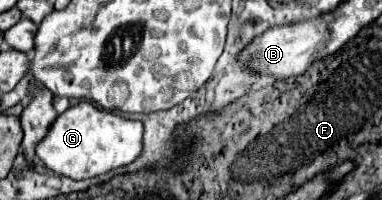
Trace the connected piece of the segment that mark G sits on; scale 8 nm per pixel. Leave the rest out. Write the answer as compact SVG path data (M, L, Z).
M79 102L55 118L55 122L49 126L49 132L45 134L45 140L37 144L35 158L39 158L45 168L57 176L67 176L73 180L93 178L109 172L111 168L133 162L141 152L141 136L141 122L127 120L115 112L97 108L91 102Z

